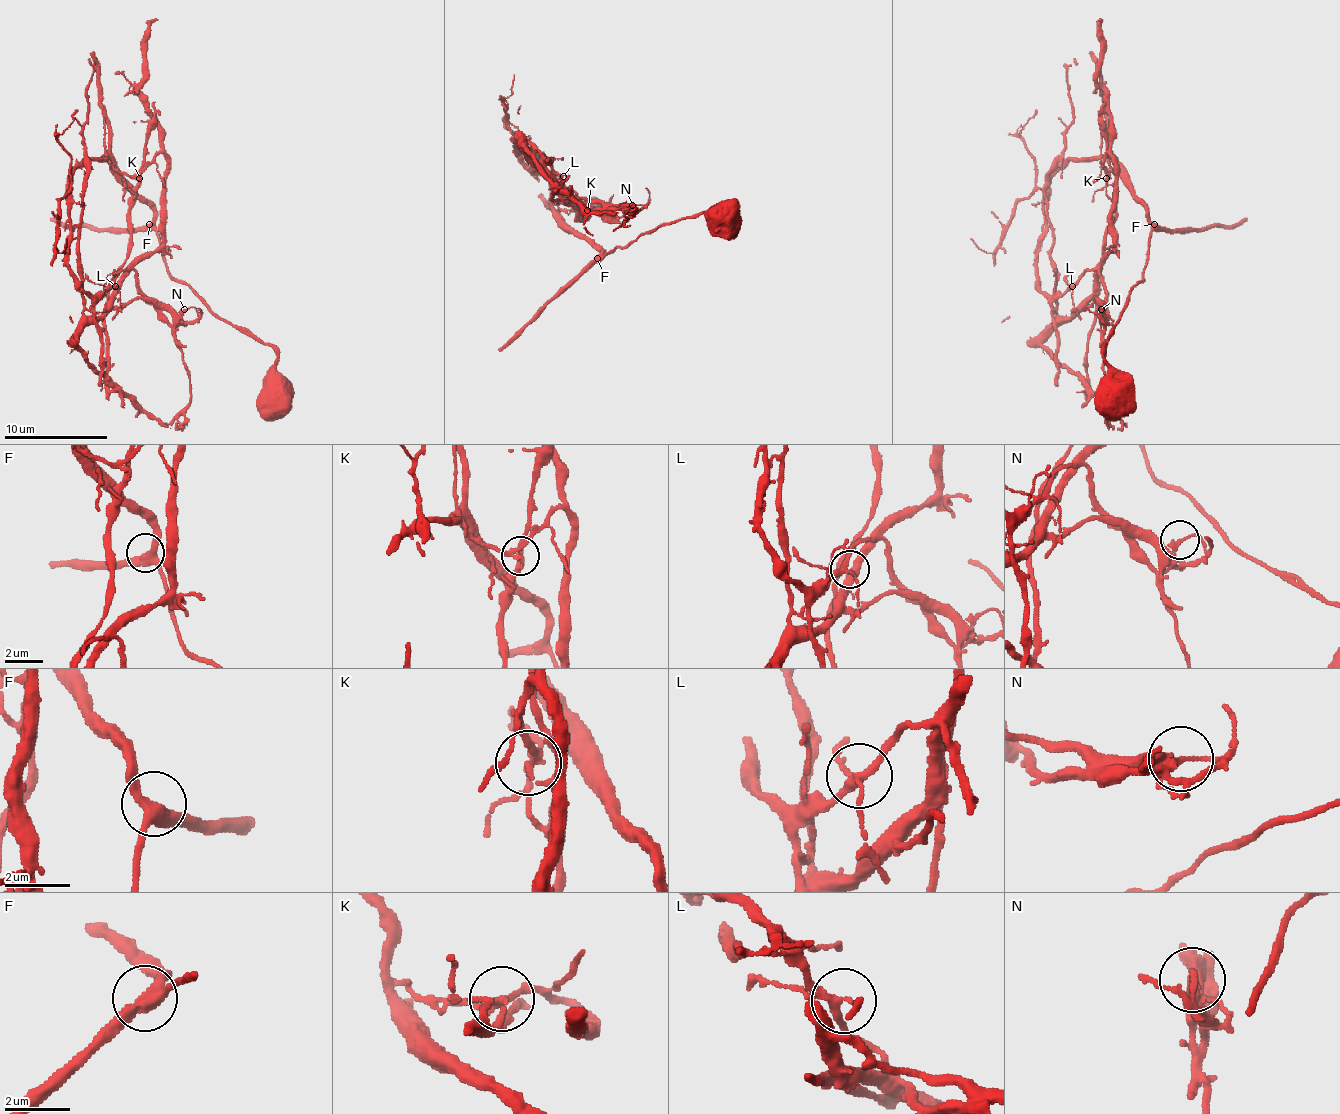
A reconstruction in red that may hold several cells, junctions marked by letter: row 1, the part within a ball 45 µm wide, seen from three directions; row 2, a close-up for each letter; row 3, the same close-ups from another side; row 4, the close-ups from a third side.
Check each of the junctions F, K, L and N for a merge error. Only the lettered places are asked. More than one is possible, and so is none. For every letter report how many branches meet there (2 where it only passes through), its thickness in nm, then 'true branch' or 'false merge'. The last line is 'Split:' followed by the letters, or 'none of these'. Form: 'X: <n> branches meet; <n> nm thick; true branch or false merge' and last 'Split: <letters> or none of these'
F: 3 branches meet; 360 nm thick; true branch
K: 3 branches meet; 190 nm thick; false merge
L: 4 branches meet; 200 nm thick; true branch
N: 3 branches meet; 170 nm thick; false merge
Split: K, N

